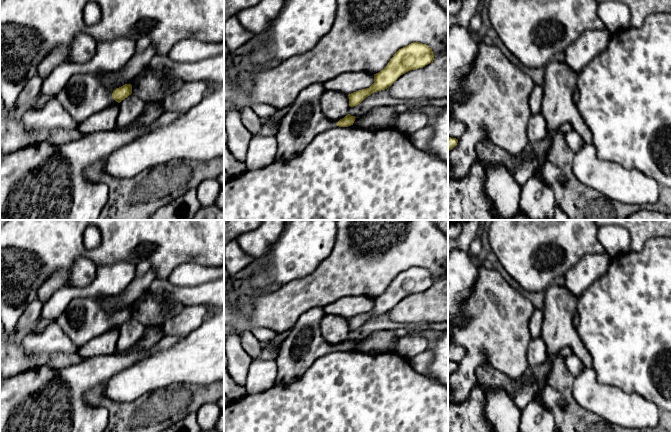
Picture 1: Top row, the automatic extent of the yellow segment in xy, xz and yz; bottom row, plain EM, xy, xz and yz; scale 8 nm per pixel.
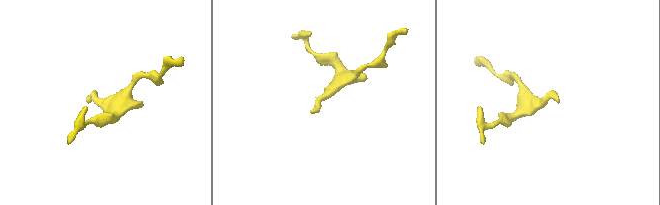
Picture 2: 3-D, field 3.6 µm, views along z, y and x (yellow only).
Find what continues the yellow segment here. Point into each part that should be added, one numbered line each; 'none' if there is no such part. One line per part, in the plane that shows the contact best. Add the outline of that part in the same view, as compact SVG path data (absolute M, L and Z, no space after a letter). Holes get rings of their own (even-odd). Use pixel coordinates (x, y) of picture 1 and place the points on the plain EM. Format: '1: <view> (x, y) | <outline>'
1: xy (84, 319) | M77 297L54 322L80 348L106 332L111 327L112 317L96 298Z

